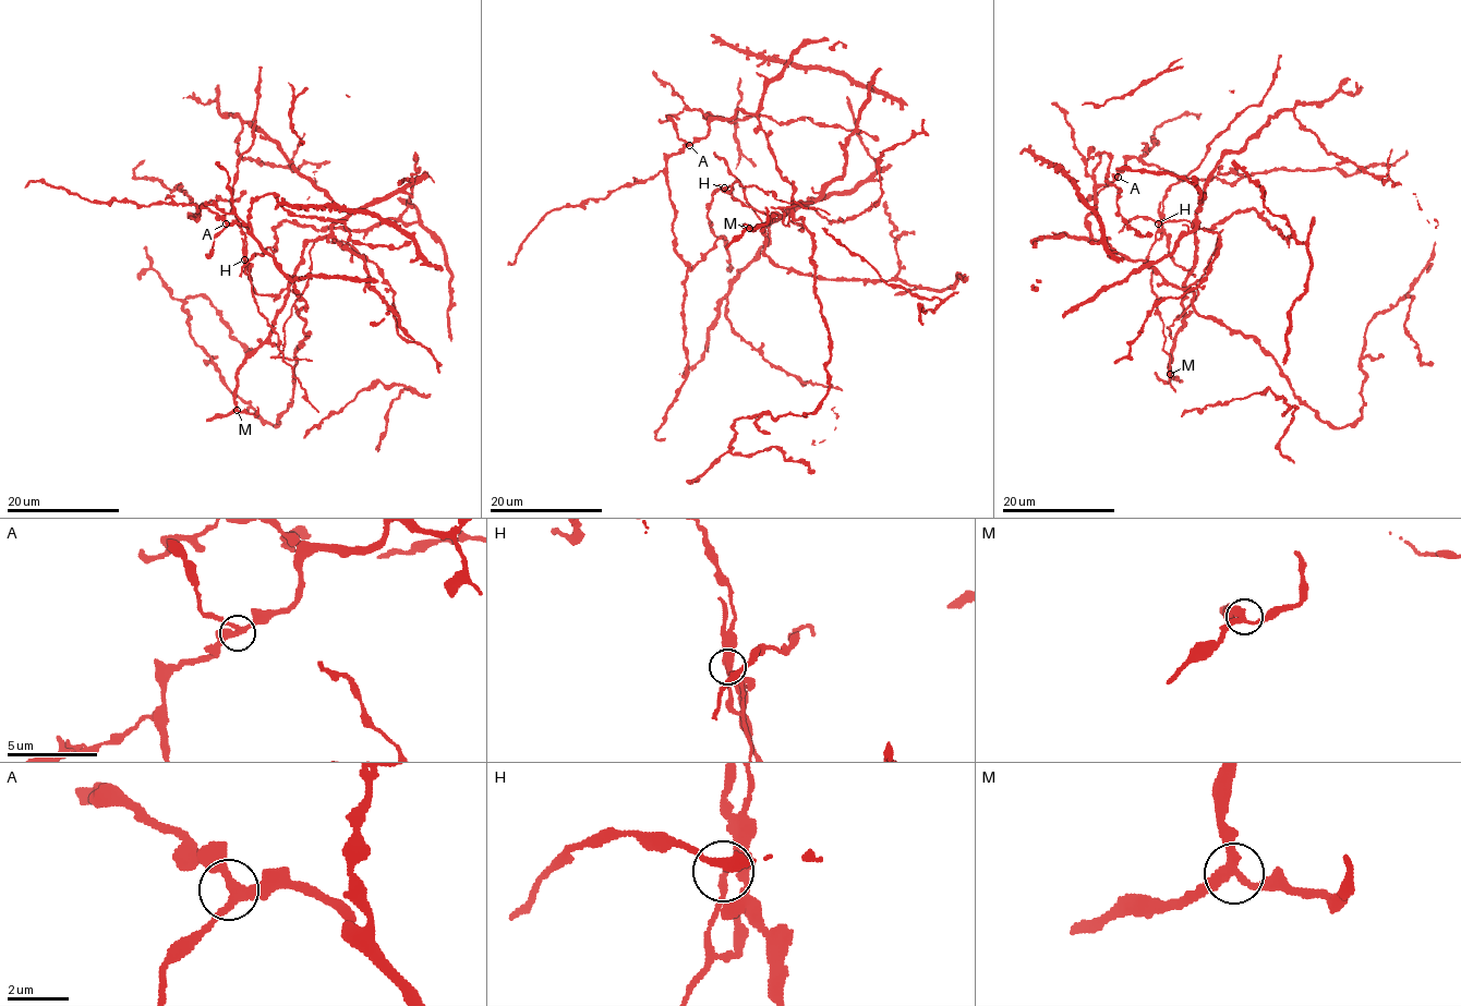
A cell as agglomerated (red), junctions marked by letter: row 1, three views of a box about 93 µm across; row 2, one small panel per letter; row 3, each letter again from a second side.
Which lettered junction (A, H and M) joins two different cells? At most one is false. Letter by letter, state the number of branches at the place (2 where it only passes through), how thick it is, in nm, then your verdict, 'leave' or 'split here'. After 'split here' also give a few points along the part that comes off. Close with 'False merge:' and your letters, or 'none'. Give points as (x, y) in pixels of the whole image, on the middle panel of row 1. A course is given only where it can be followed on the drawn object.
A: 3 | 280 nm | leave
H: 3 | 260 nm | split here | (724, 188), (738, 181), (745, 188), (771, 192), (782, 202), (796, 202), (805, 208), (818, 208), (830, 214)
M: 3 | 280 nm | leave
False merge: H

